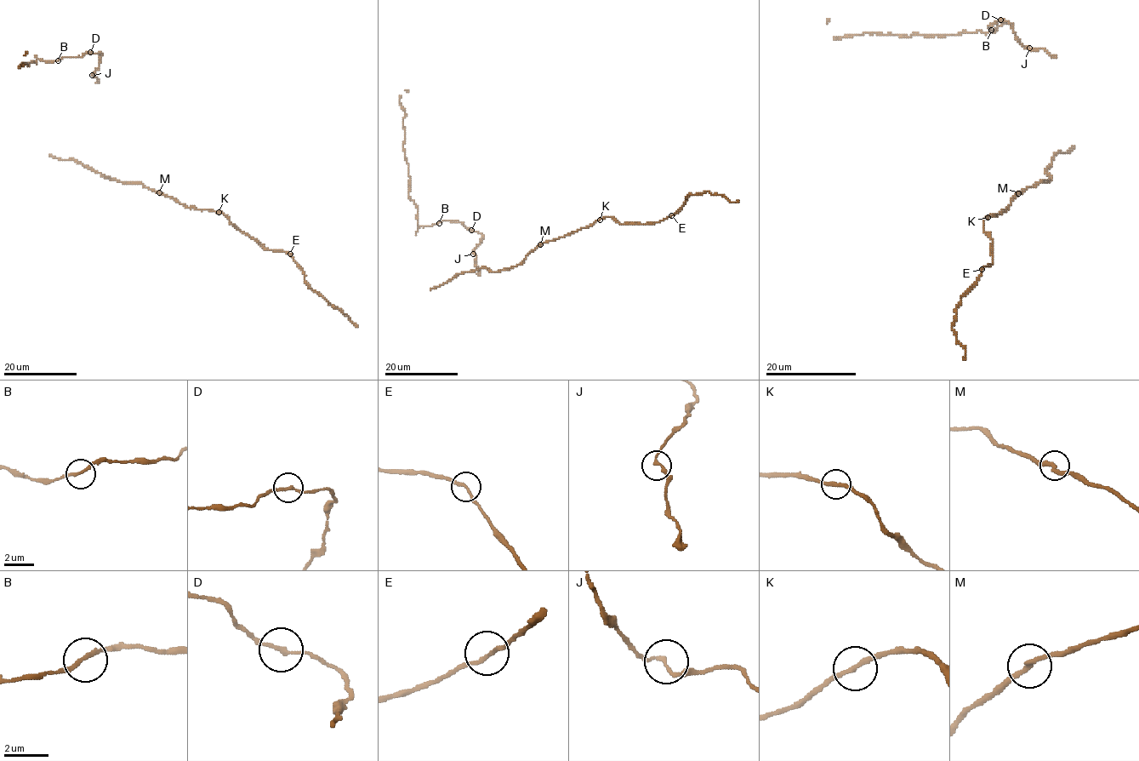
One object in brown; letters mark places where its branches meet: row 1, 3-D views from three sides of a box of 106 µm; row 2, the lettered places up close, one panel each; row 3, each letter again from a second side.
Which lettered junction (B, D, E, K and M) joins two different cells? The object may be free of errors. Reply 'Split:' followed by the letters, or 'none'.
Split: none

